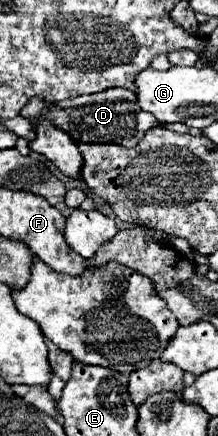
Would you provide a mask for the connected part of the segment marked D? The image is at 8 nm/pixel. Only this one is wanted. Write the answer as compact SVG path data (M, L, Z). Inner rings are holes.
M109 88L105 92L89 94L89 96L77 96L73 100L63 100L51 108L47 114L47 120L51 120L57 128L65 130L75 142L115 142L121 146L137 146L143 134L157 124L153 114L141 110L137 106L137 96L131 90L125 88Z

